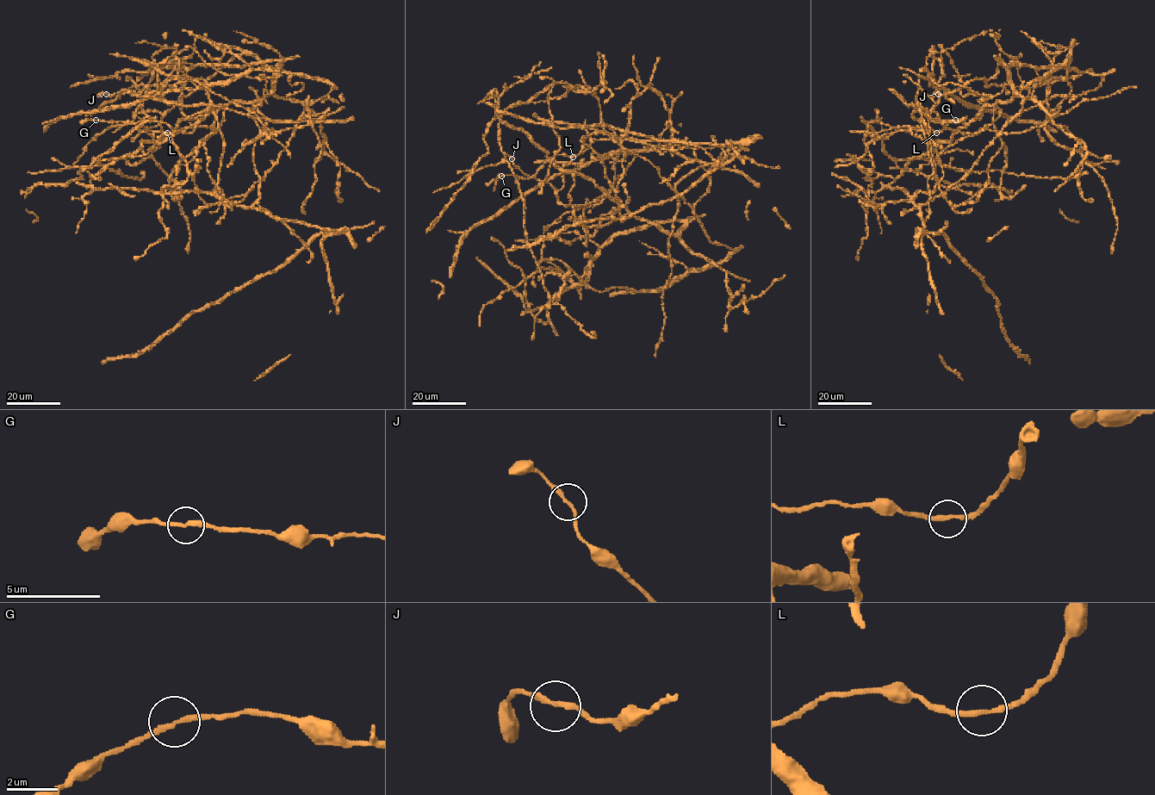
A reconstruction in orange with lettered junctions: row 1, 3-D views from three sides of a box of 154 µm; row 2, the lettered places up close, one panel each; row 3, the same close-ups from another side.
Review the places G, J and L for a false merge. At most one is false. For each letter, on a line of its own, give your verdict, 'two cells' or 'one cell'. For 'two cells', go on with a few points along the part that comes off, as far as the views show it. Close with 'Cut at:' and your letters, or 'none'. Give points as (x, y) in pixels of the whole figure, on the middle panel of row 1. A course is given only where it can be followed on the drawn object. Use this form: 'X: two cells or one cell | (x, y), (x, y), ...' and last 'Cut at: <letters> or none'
G: one cell
J: one cell
L: one cell
Cut at: none

